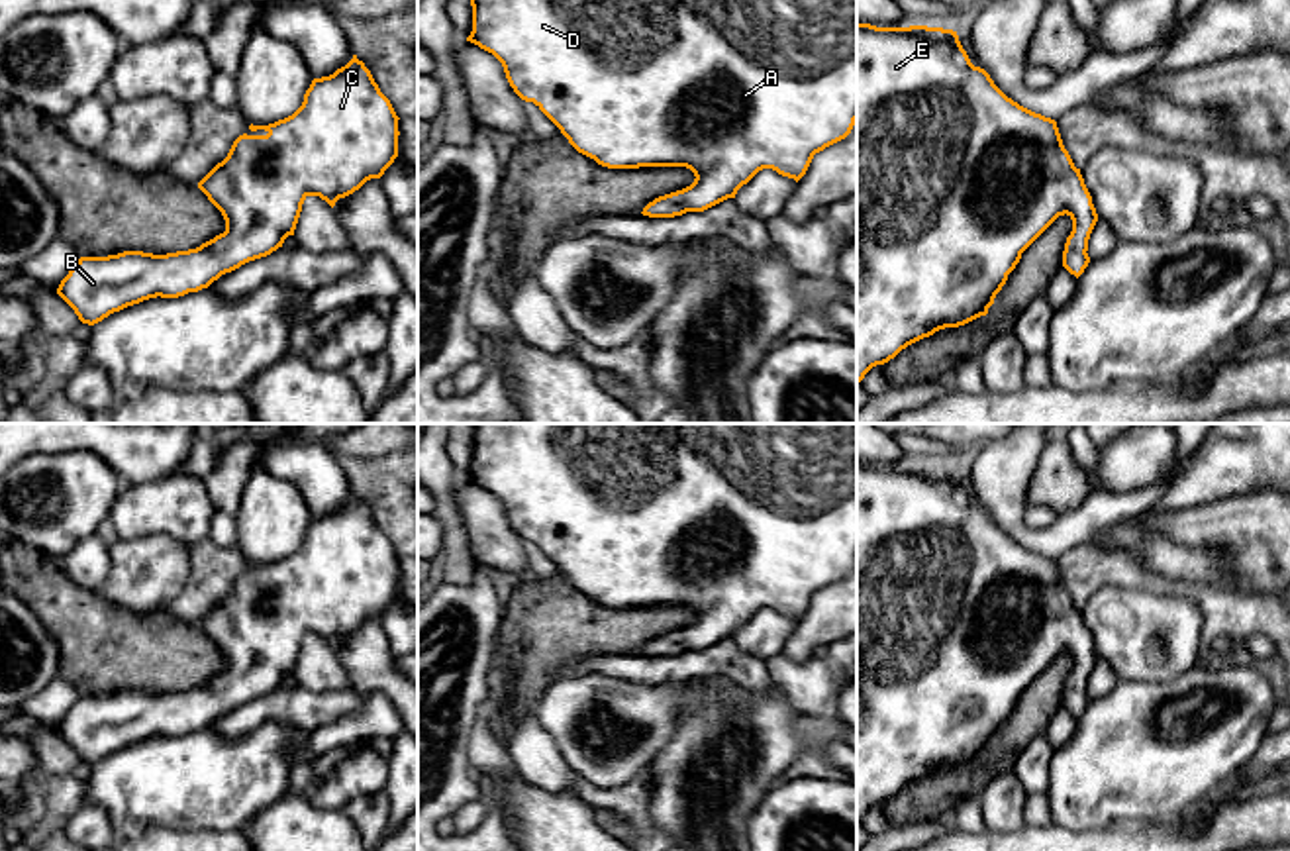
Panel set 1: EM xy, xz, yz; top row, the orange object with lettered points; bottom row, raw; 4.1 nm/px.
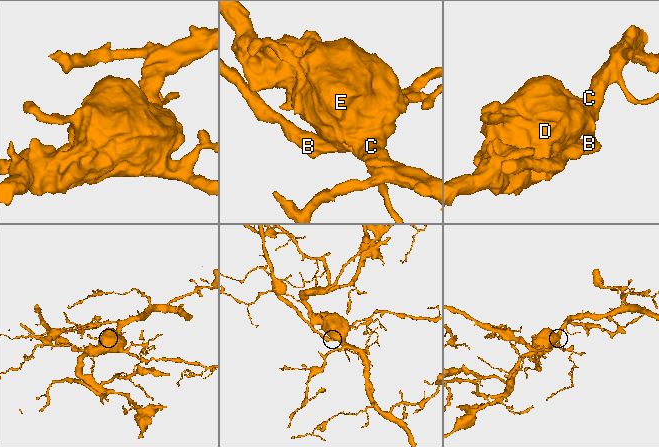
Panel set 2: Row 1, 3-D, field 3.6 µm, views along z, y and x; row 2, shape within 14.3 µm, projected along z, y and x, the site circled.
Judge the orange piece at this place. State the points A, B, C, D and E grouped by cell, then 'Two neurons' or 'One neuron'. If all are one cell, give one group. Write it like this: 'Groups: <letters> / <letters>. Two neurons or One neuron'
Groups: A B C D E. One neuron

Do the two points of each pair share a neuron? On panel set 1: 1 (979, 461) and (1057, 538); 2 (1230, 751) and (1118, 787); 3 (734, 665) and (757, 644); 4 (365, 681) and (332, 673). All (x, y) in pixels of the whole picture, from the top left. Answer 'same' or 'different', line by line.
1: same
2: same
3: different
4: different

